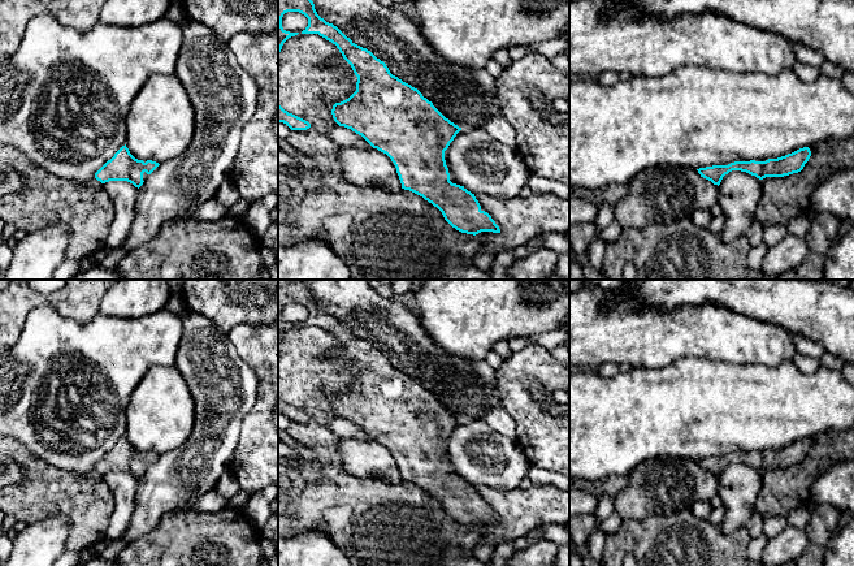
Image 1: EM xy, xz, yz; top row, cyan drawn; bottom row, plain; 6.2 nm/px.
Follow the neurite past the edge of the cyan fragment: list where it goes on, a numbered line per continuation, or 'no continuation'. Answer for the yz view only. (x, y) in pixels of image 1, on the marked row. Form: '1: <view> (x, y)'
no continuation

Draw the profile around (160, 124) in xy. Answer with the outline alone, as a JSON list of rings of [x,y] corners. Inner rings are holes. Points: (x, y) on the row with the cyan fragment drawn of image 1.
[[[151,74],[126,117],[126,147],[138,160],[159,164],[179,156],[191,143],[195,112],[175,74]]]

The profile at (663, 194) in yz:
[[[679,165],[646,168],[627,183],[627,195],[614,204],[615,221],[623,229],[645,229],[650,224],[669,224],[690,219],[697,209],[710,209],[719,196],[719,186],[703,178],[697,169]]]

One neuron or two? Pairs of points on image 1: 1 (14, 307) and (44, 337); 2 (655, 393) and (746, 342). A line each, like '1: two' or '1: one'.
1: two
2: two

